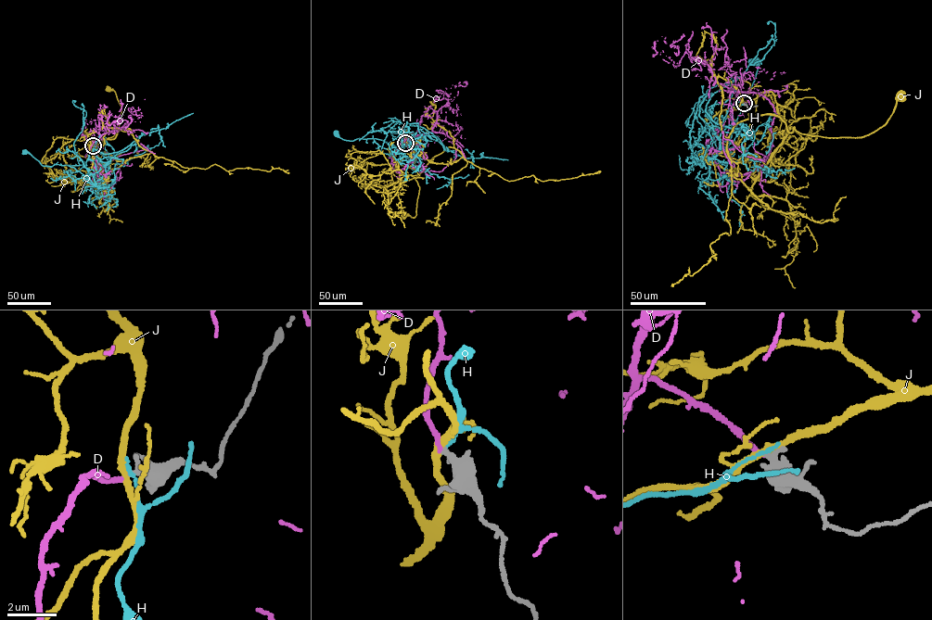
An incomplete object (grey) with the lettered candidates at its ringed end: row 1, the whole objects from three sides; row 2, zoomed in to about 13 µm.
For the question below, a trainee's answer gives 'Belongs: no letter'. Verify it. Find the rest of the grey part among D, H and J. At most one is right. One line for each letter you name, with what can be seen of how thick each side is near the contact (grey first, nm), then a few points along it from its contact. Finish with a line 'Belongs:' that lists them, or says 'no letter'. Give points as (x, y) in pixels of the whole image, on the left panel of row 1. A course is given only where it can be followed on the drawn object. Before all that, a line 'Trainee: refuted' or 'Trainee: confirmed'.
Trainee: refuted
D: calibres 360 and 200 nm; course (93, 145), (104, 133), (127, 126), (145, 147), (118, 158), (122, 164), (132, 165)
Belongs: D

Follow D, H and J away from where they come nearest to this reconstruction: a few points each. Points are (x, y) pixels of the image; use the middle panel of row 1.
D: (405, 143), (406, 137), (431, 132), (454, 141), (457, 147), (451, 163), (441, 170), (422, 170), (434, 180)
H: (405, 143), (407, 138), (414, 142), (399, 148), (376, 138), (351, 141), (337, 134)
J: (405, 143), (397, 150), (392, 160), (400, 172), (412, 175), (419, 188), (416, 215), (412, 218), (403, 216)

